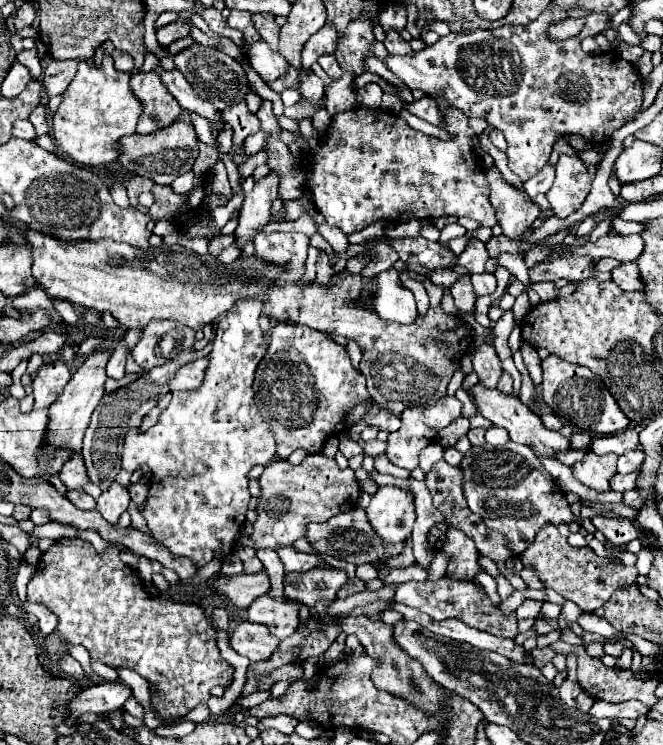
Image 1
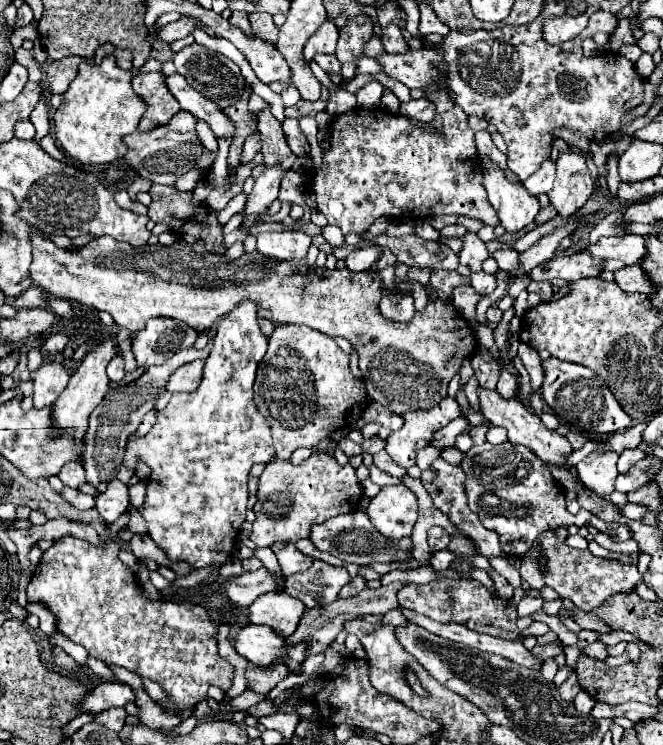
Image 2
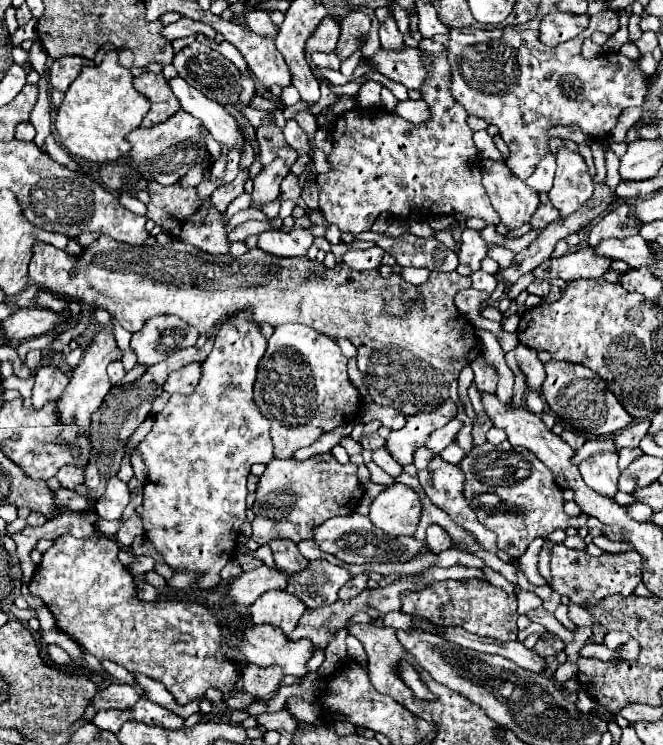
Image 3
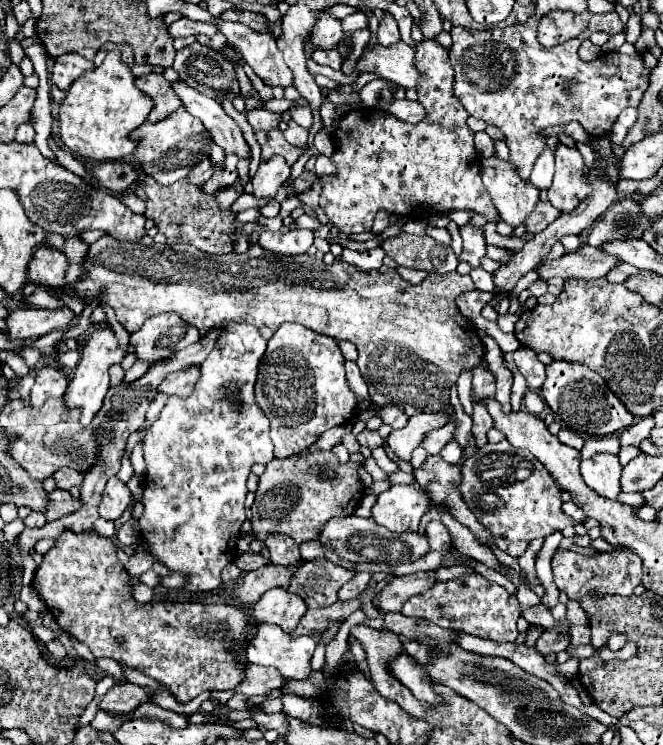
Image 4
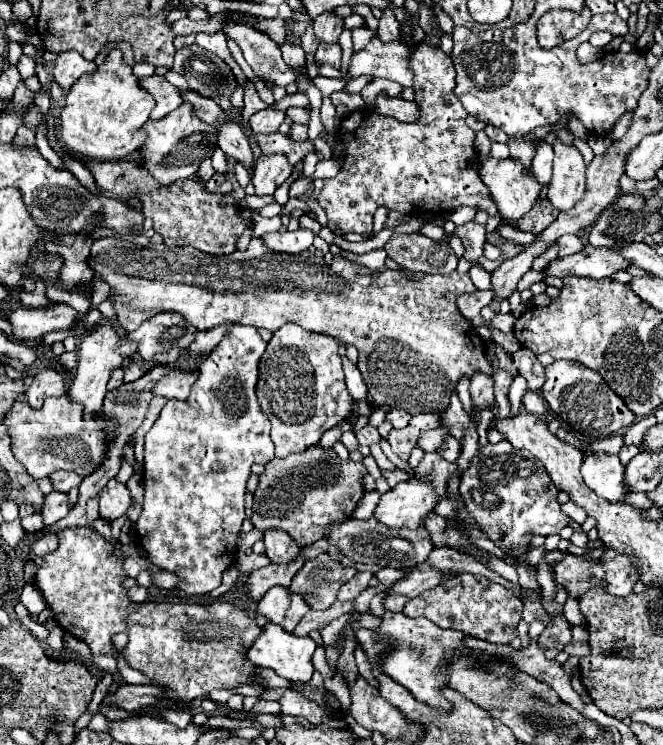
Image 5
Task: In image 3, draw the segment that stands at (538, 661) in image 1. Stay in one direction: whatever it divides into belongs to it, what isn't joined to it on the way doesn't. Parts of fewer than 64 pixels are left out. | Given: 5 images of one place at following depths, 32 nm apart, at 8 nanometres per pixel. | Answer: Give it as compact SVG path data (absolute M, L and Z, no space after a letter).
M556 634L542 636L542 638L536 642L536 646L534 646L534 650L536 650L542 658L548 658L548 656L552 656L552 654L558 654L558 652L564 650L564 648L566 648L566 644L564 644Z

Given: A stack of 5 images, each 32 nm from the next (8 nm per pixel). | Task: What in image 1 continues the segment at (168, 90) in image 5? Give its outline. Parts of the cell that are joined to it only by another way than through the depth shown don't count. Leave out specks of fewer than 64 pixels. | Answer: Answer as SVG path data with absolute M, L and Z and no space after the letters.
M156 72L132 74L130 86L144 106L136 128L138 134L150 134L156 132L156 128L166 128L180 116L182 108L176 104L174 96L164 88L164 84L160 84L160 76L156 76Z

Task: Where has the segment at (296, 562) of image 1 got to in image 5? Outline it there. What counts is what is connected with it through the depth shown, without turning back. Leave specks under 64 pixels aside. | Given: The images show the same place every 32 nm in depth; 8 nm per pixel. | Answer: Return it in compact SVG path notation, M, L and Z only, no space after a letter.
M278 528L268 530L268 534L264 534L264 546L266 546L266 556L276 564L288 564L300 552L298 544Z

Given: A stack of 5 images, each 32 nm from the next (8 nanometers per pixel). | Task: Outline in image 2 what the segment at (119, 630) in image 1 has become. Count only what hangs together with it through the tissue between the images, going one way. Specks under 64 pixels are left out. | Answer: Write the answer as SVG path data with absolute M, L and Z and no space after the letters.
M72 536L56 540L52 548L44 552L42 562L30 578L28 600L42 602L56 616L58 632L68 636L72 642L82 644L90 656L160 682L170 694L174 706L180 710L206 700L210 686L218 686L228 692L234 680L234 666L218 656L218 628L206 608L190 602L146 600L136 584L134 572L118 560L118 550L120 546L114 540L104 540L102 546L94 546Z

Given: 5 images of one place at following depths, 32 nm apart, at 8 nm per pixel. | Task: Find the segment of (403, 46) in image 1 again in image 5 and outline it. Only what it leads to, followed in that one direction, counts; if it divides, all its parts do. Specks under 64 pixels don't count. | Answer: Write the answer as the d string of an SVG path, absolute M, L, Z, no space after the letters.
M388 6L382 10L382 18L378 20L378 30L376 30L376 36L380 36L382 42L392 42L392 40L398 40L400 36L400 22L396 20L394 16L394 10Z

